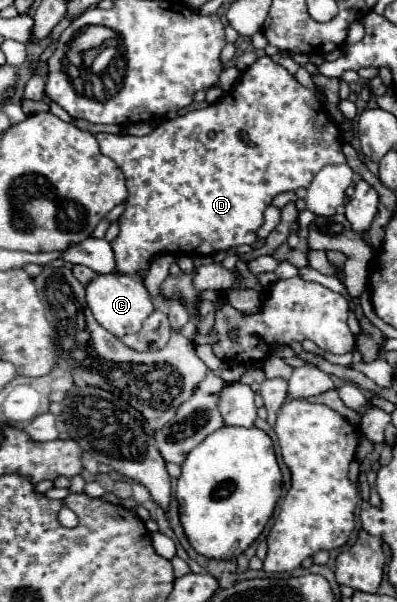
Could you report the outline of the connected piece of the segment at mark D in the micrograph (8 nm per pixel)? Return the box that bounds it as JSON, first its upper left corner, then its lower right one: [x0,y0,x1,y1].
[96,55,346,277]

